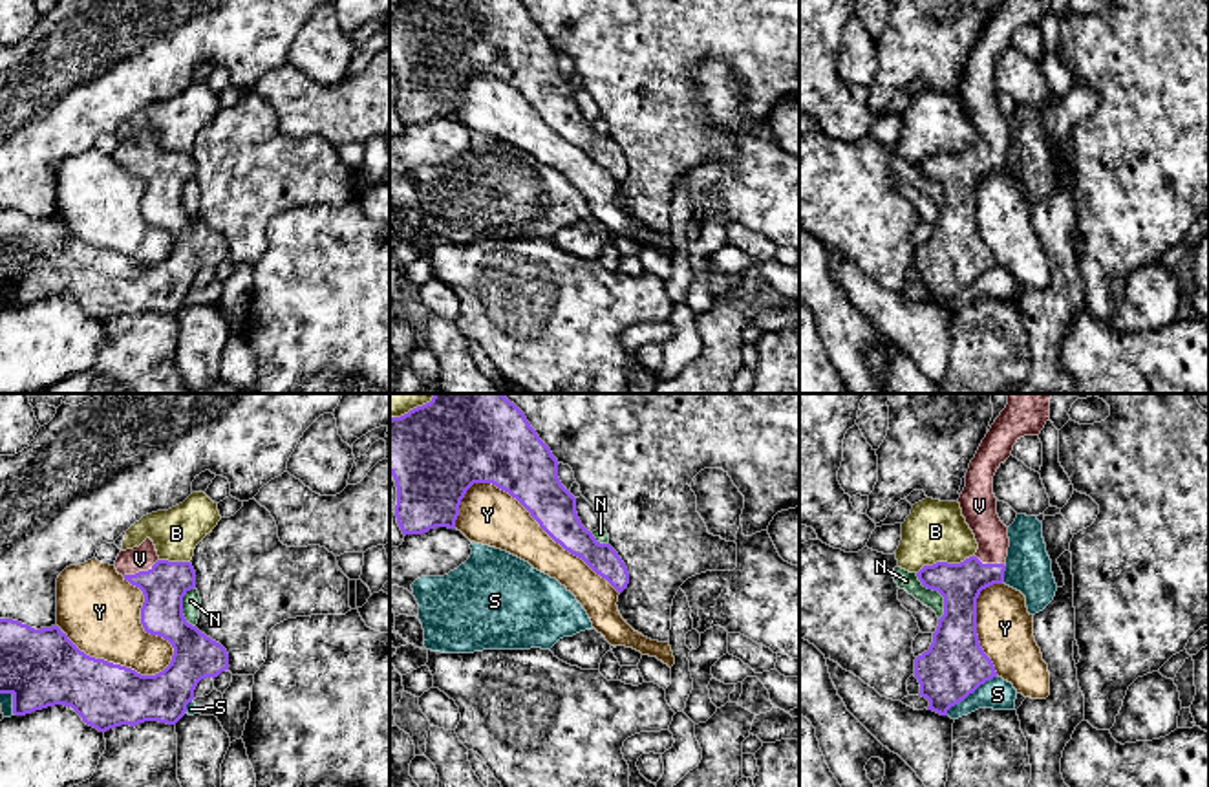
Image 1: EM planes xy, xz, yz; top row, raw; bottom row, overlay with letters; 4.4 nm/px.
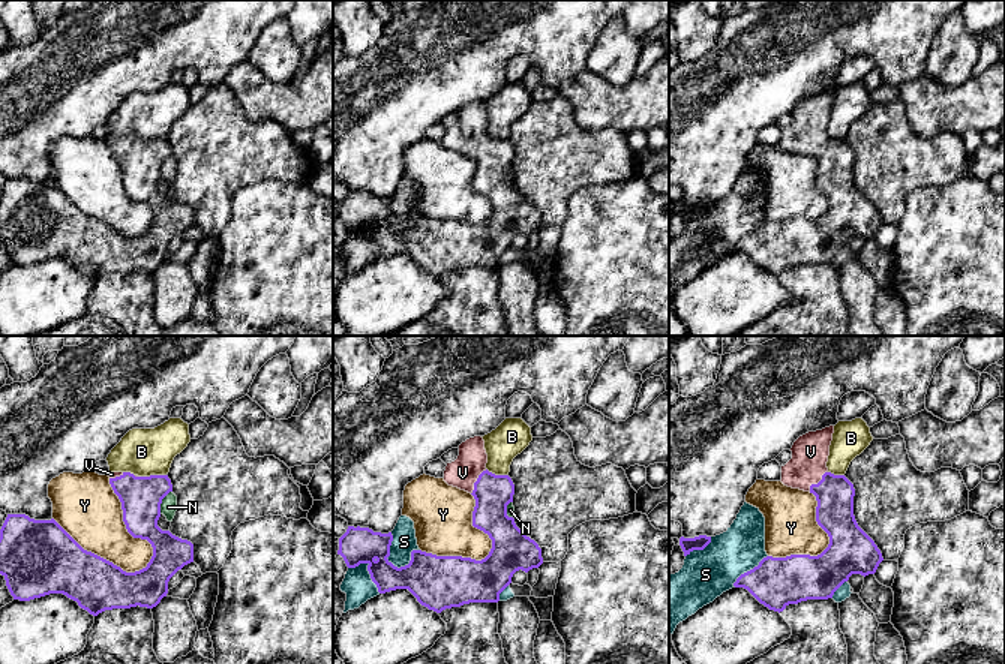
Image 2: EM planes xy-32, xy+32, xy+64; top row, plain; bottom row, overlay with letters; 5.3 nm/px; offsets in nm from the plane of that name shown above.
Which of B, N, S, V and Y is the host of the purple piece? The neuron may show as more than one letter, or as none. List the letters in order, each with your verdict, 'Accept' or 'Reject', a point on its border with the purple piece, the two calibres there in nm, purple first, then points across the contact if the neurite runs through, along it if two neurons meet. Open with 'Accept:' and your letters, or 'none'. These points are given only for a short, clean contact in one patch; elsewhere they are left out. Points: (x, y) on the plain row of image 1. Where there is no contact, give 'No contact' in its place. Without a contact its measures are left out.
Accept: V
B: Reject. Touches purple at yz (944, 152). Thickness 190 nm (purple) against 280 nm
N: Reject. Touches purple at yz (939, 182). Thickness 220 nm (purple) against 80 nm
S: Reject. Touches purple at yz (970, 282). Thickness 280 nm (purple) against 140 nm
V: Accept. Touches purple at xy (139, 161). Thickness 190 nm (purple) against 110 nm. Path across: xy (163, 176), (139, 161), (139, 149)
Y: Reject. Touches purple at xy (119, 255). Thickness 280 nm (purple) against 360 nm

